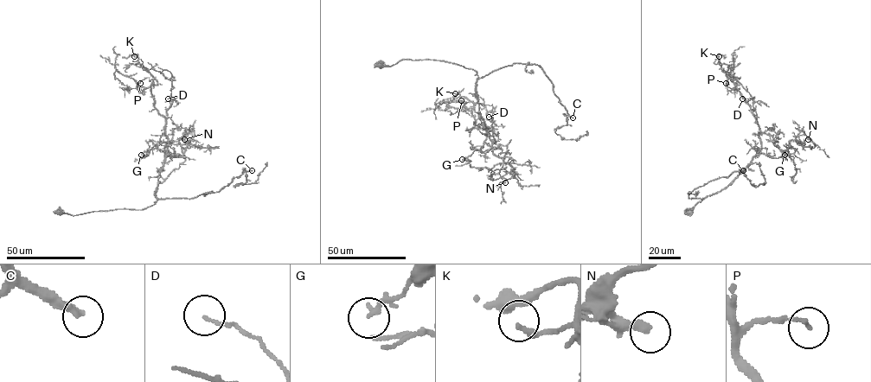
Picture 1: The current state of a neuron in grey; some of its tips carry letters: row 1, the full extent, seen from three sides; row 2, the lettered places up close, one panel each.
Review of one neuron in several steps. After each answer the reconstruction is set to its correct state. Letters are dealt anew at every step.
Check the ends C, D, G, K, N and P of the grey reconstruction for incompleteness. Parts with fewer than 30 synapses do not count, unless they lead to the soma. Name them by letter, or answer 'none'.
C

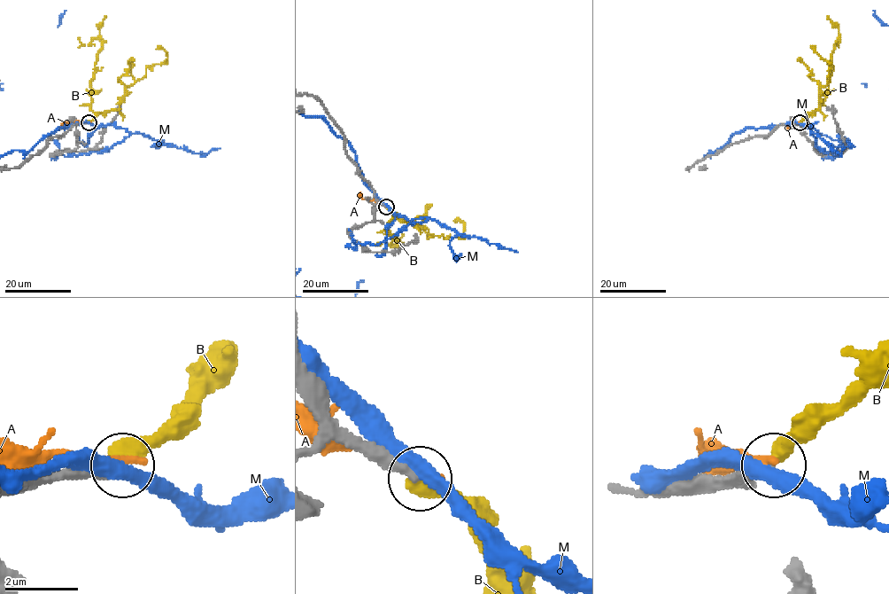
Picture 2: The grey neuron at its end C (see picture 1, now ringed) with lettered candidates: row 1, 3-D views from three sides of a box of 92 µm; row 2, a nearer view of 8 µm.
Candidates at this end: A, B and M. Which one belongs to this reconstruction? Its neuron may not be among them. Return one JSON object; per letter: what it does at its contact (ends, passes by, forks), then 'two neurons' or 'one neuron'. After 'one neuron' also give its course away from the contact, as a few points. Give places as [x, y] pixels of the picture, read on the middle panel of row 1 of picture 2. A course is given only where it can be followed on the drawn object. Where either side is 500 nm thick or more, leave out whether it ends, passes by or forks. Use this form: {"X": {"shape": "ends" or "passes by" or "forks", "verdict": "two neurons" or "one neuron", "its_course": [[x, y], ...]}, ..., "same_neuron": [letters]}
{"A": {"shape": "ends", "verdict": "two neurons"}, "B": {"shape": "ends", "verdict": "two neurons"}, "M": {"shape": "passes by", "verdict": "two neurons"}, "same_neuron": []}

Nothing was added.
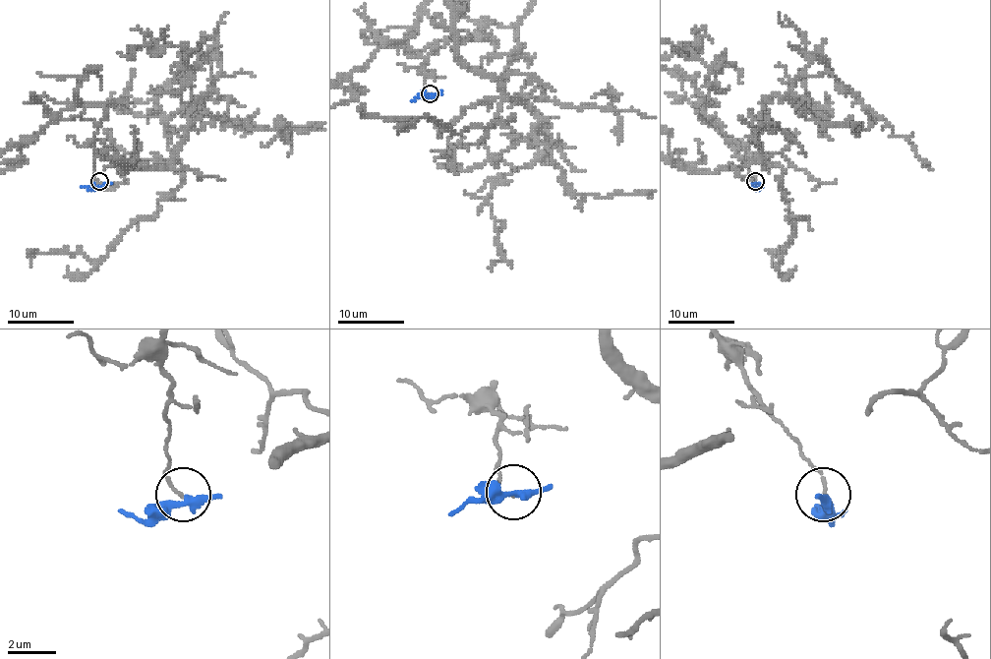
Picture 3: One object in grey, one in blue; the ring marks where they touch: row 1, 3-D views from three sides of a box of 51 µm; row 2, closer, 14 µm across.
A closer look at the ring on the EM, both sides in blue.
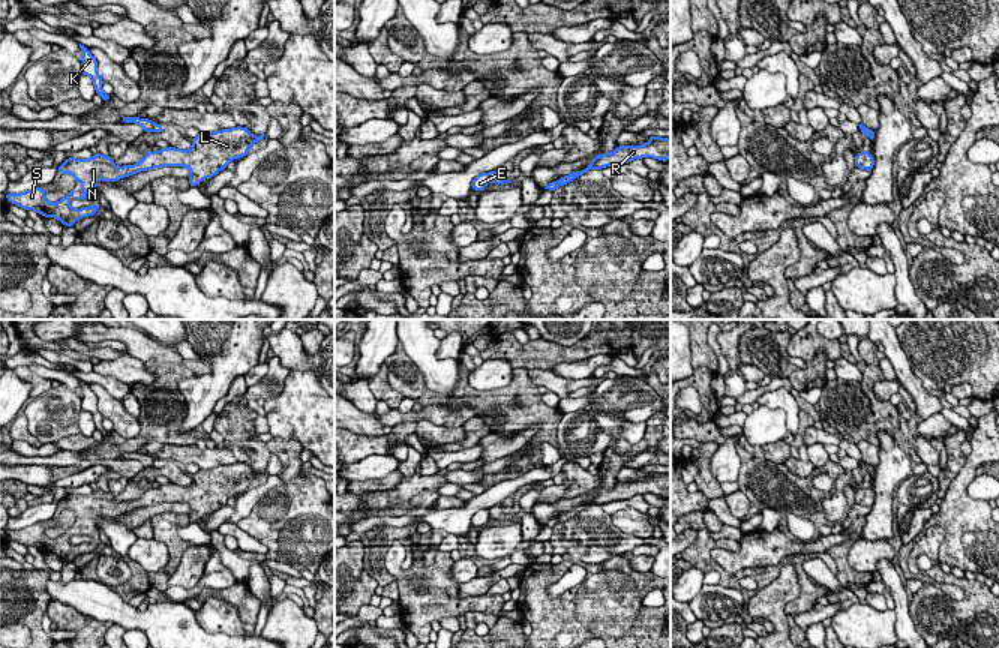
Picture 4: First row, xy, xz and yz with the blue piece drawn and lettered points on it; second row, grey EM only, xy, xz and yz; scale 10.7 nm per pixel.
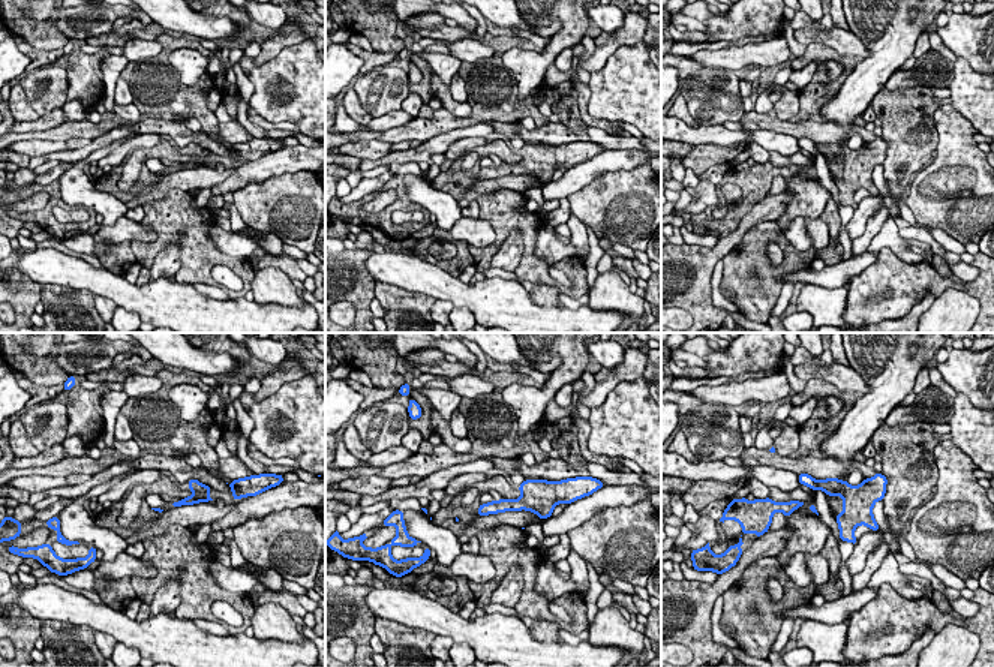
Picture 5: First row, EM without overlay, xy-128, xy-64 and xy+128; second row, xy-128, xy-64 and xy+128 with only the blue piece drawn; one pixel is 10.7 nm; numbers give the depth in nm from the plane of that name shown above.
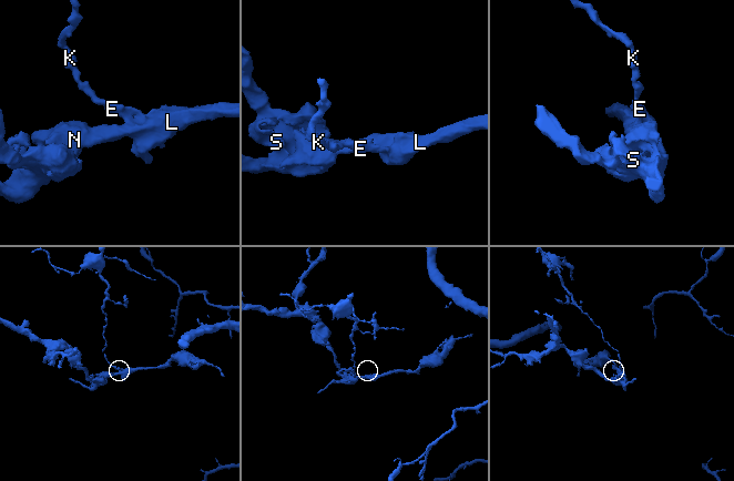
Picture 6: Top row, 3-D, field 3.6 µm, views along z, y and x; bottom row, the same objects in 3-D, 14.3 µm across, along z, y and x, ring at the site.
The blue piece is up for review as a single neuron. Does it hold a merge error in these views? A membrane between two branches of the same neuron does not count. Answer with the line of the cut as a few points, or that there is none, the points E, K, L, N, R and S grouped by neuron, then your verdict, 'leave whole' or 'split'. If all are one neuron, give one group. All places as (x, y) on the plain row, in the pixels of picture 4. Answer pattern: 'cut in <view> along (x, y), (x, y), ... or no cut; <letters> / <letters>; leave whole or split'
cut in xz along (488, 509), (489, 516); E K / L N R S; split

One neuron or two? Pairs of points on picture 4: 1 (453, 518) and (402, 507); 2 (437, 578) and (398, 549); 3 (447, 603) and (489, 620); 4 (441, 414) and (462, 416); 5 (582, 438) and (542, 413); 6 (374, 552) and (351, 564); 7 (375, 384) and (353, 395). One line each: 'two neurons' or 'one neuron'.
1: two neurons
2: one neuron
3: two neurons
4: one neuron
5: two neurons
6: two neurons
7: two neurons

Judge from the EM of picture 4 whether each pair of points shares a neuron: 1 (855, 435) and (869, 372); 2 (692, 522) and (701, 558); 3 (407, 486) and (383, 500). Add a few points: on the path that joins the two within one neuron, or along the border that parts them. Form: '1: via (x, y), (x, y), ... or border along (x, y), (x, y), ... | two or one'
1: via (860, 420), (860, 410), (863, 407), (861, 387) | one
2: border along (705, 527), (698, 531) | two
3: via (401, 492), (389, 498) | one

